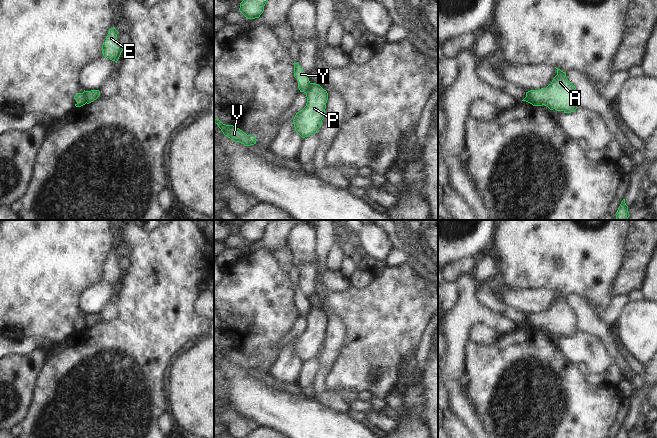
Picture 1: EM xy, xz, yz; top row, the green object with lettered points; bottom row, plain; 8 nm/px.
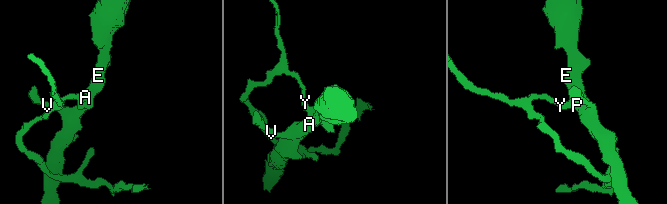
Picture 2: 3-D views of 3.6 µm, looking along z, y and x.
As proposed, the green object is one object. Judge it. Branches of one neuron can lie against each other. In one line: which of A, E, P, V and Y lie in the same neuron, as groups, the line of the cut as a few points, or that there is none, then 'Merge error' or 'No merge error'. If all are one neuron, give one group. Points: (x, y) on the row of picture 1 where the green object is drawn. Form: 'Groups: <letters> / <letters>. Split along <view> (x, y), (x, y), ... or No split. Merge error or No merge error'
Groups: A E P V / Y. Split along xy (81, 93), (86, 102). Merge error

